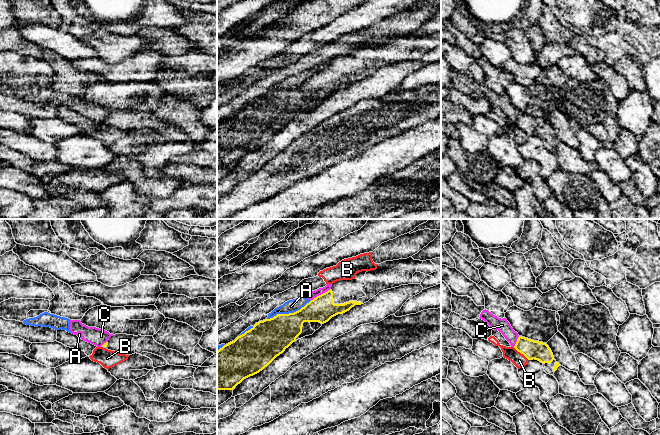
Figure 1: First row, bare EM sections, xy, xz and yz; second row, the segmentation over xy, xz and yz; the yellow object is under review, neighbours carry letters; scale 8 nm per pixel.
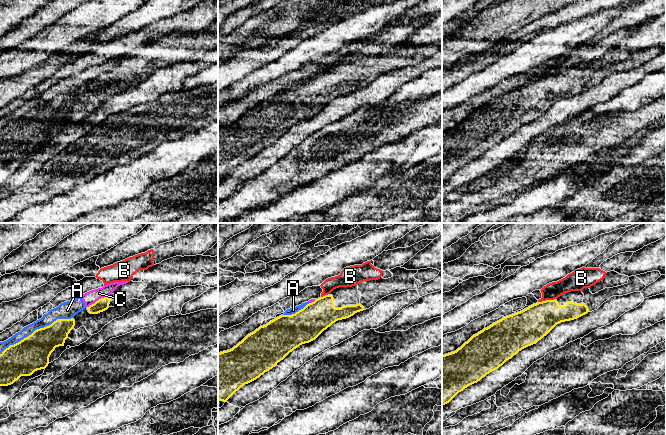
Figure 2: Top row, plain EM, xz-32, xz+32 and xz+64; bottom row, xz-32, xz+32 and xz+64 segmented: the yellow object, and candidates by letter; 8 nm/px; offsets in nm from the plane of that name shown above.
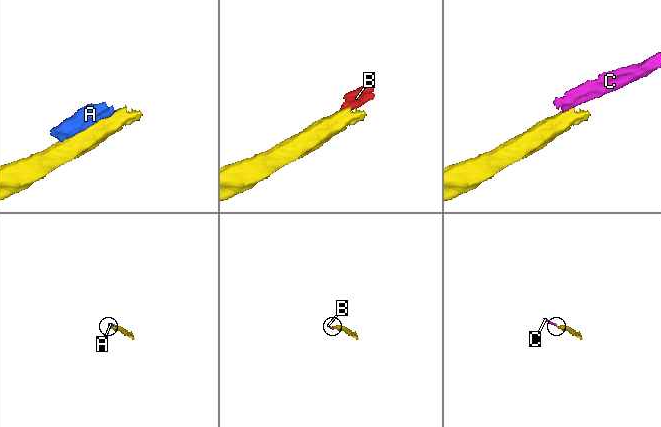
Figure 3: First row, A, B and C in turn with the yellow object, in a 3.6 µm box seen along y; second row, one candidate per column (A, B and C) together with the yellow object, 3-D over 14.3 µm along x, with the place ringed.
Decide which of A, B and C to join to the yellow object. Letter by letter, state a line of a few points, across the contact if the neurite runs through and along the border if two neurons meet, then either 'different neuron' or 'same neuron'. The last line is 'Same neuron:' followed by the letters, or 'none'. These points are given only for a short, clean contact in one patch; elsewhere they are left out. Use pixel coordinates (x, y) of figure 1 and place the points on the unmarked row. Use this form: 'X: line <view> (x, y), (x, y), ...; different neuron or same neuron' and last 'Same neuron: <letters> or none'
A: different neuron
B: line yz (513, 123), (528, 135); different neuron
C: line xz (330, 64), (311, 76); different neuron
Same neuron: none

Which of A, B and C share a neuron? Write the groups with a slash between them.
A C / B

